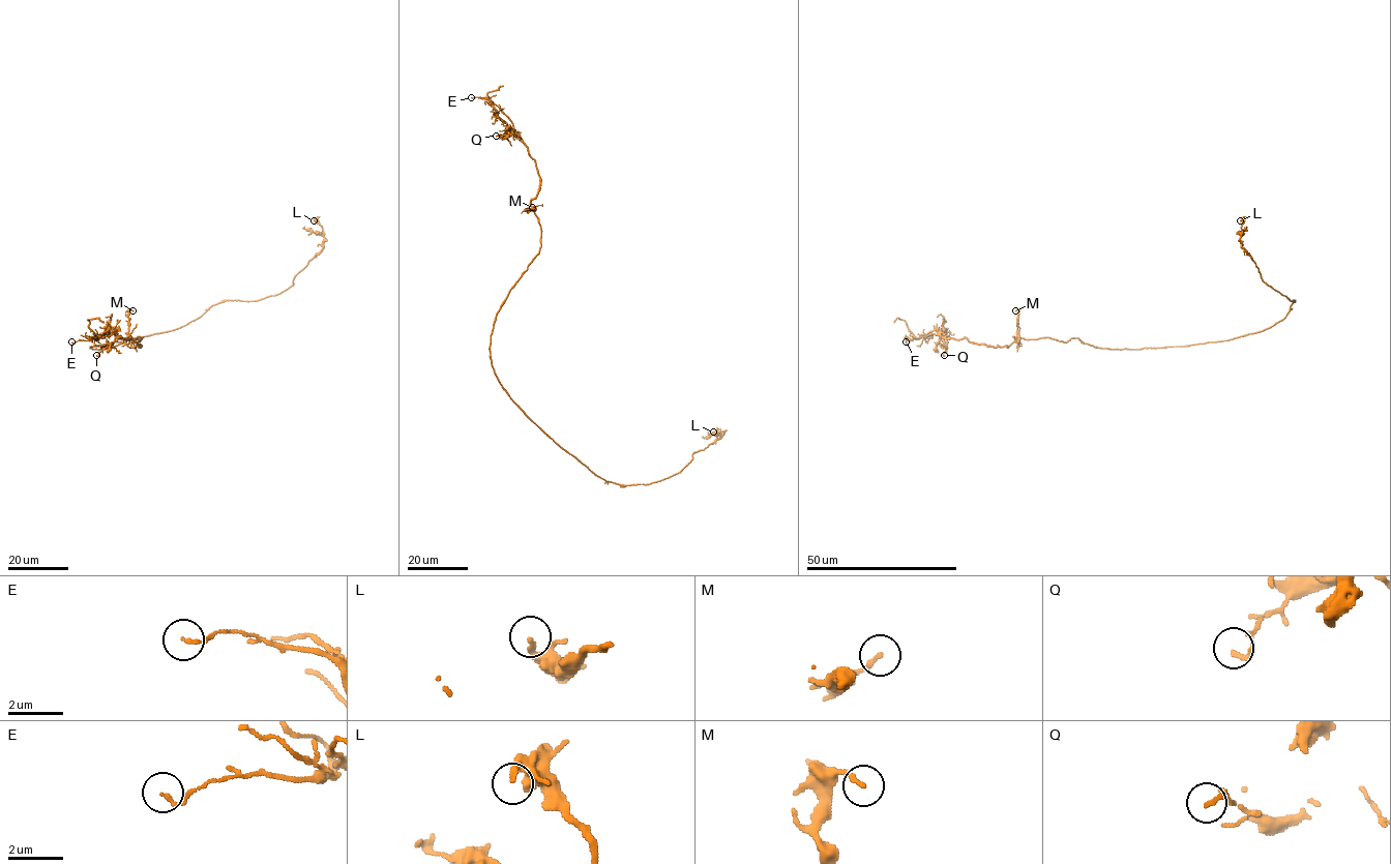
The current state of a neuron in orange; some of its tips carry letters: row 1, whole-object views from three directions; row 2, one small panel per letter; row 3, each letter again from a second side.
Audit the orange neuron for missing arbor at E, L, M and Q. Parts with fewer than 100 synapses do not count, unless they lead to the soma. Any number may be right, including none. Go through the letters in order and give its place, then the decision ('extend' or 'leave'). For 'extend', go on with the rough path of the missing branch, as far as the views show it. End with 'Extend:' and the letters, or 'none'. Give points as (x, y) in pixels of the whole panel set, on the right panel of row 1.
E: (906, 341) | leave
L: (1240, 220) | leave
M: (1015, 310) | leave
Q: (944, 355) | leave
Extend: none

